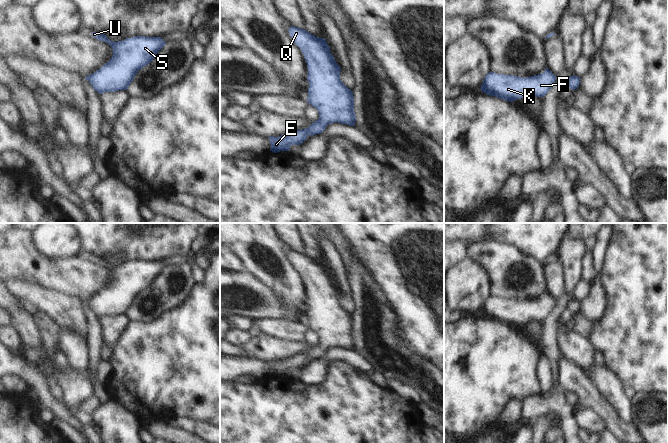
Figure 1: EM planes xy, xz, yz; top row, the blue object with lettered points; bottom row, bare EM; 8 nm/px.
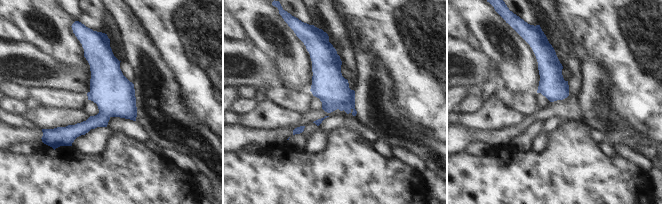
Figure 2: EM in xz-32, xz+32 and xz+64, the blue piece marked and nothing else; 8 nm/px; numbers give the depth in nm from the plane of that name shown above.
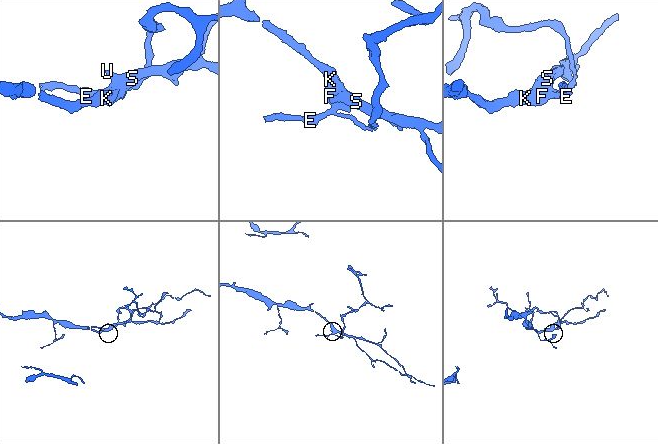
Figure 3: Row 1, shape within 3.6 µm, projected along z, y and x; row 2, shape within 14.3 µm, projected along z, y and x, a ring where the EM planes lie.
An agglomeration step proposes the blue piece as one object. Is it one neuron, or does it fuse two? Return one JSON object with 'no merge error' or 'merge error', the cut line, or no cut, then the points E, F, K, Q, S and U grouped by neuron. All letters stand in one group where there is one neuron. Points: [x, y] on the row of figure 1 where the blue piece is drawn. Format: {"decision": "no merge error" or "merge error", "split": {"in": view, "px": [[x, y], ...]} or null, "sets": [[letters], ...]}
{"decision": "no merge error", "split": null, "sets": [["E", "F", "K", "Q", "S", "U"]]}

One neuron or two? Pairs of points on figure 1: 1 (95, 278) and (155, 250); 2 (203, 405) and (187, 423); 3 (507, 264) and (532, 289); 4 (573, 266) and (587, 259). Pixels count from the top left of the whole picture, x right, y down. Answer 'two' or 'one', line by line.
1: two
2: two
3: one
4: two

